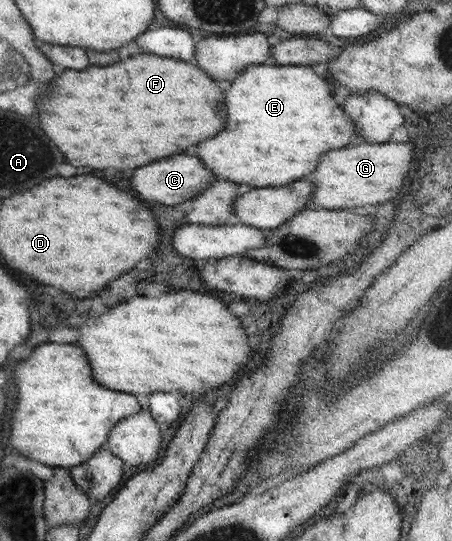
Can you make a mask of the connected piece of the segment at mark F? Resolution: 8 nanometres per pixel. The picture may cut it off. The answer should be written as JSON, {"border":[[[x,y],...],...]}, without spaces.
{"border":[[[137,55],[127,61],[119,61],[109,67],[89,67],[85,71],[71,71],[57,75],[51,81],[51,89],[41,95],[37,113],[39,127],[45,135],[55,141],[59,151],[67,157],[73,167],[93,167],[93,169],[135,169],[149,165],[159,157],[171,157],[183,153],[187,147],[213,137],[225,127],[219,111],[223,91],[197,67],[155,55]]]}

